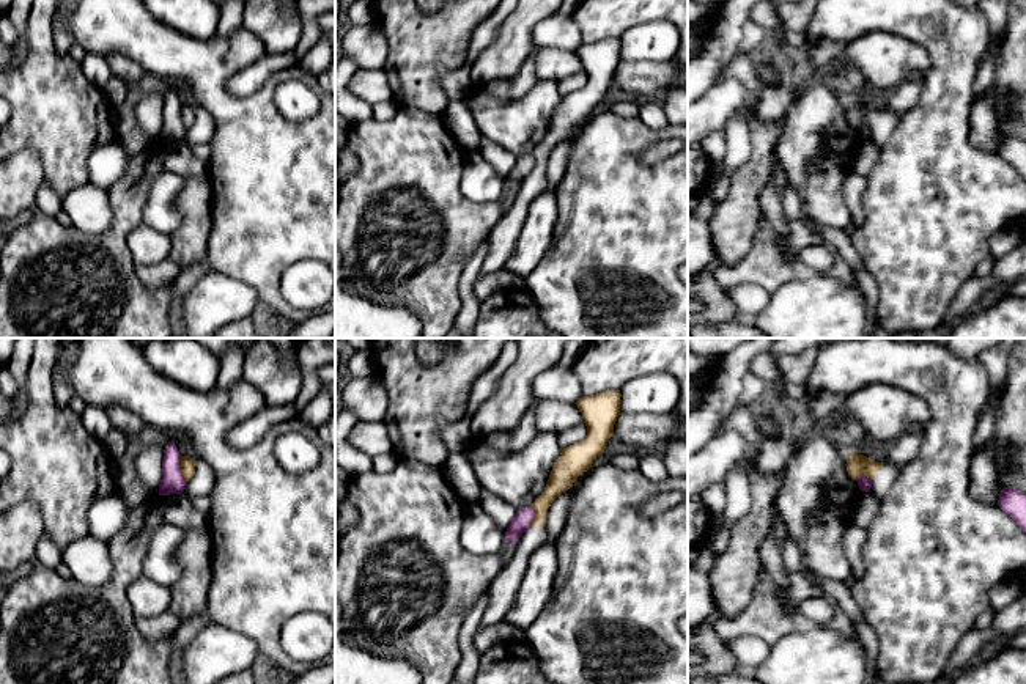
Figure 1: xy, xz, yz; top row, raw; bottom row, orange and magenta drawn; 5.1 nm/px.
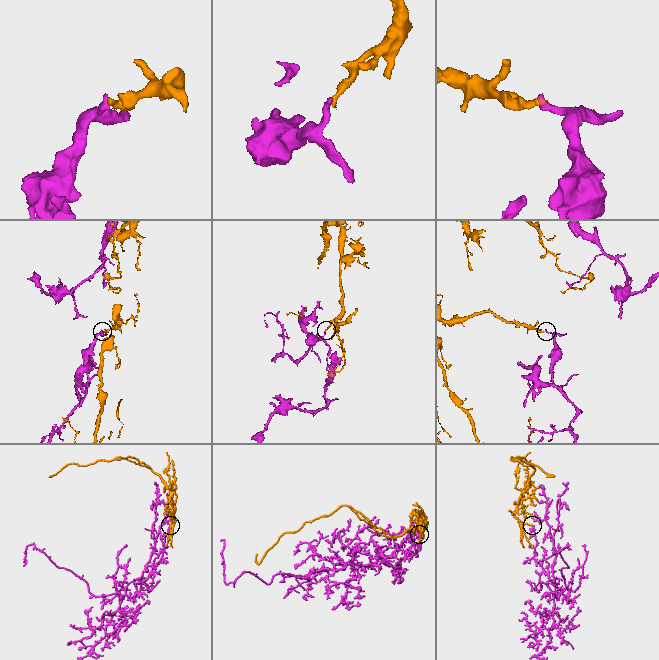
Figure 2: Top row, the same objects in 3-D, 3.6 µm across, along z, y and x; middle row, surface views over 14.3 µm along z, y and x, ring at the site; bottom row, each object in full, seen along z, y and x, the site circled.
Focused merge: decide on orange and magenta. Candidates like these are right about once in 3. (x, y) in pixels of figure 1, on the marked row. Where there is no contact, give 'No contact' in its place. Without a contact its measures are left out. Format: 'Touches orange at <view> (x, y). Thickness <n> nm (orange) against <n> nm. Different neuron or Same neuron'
Touches orange at xy (181, 469). Thickness 80 nm (orange) against 120 nm. Different neuron

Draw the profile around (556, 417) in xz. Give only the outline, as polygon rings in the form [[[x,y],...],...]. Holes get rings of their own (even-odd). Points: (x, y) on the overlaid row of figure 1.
[[[538,401],[535,407],[537,432],[560,434],[581,423],[584,423],[584,418],[574,403]]]

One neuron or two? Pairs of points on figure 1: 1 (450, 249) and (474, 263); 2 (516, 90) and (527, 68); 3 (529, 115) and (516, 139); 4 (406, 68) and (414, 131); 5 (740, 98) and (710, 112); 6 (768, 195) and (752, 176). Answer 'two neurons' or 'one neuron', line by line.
1: two neurons
2: one neuron
3: one neuron
4: two neurons
5: one neuron
6: two neurons

